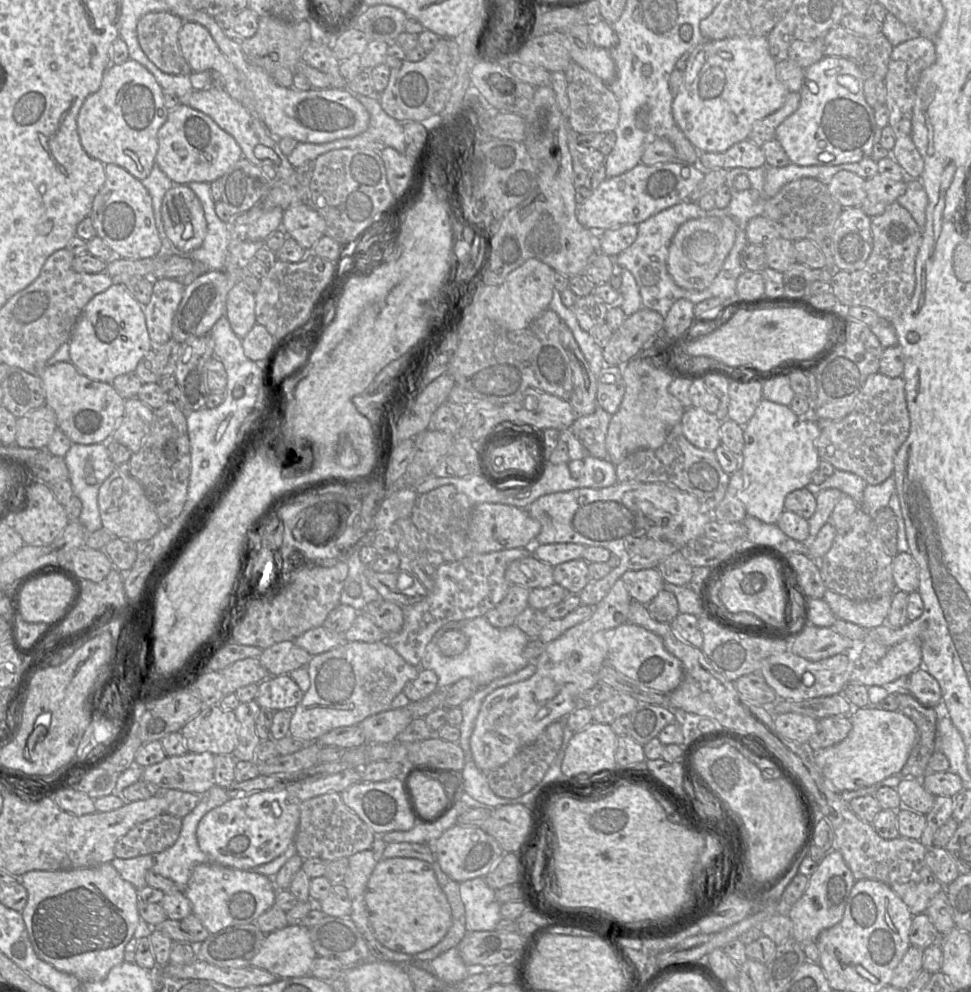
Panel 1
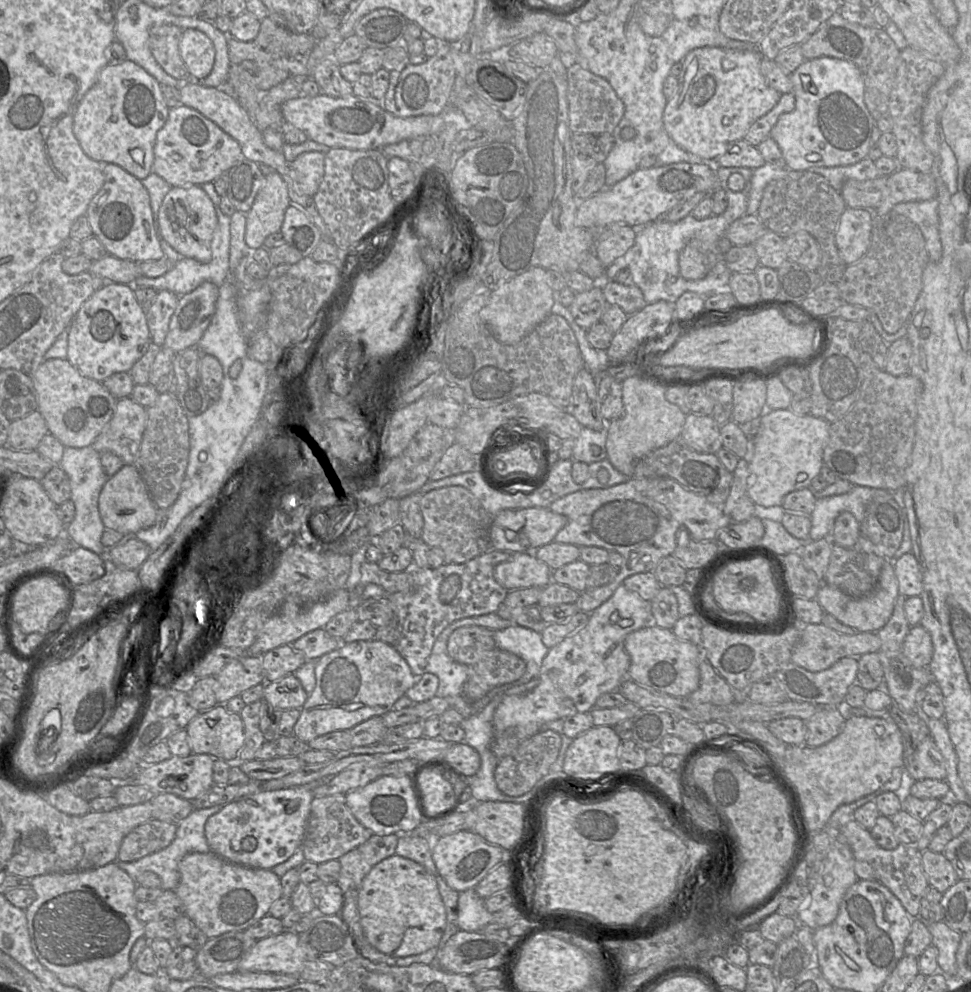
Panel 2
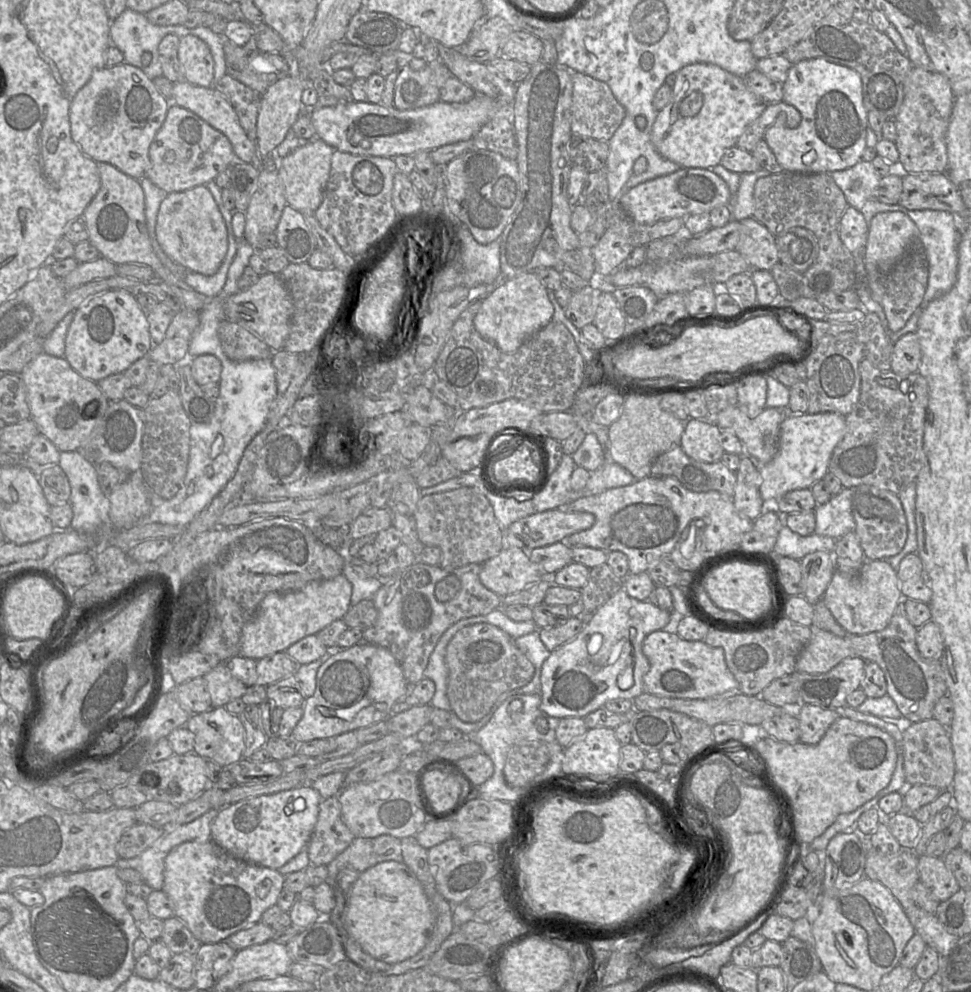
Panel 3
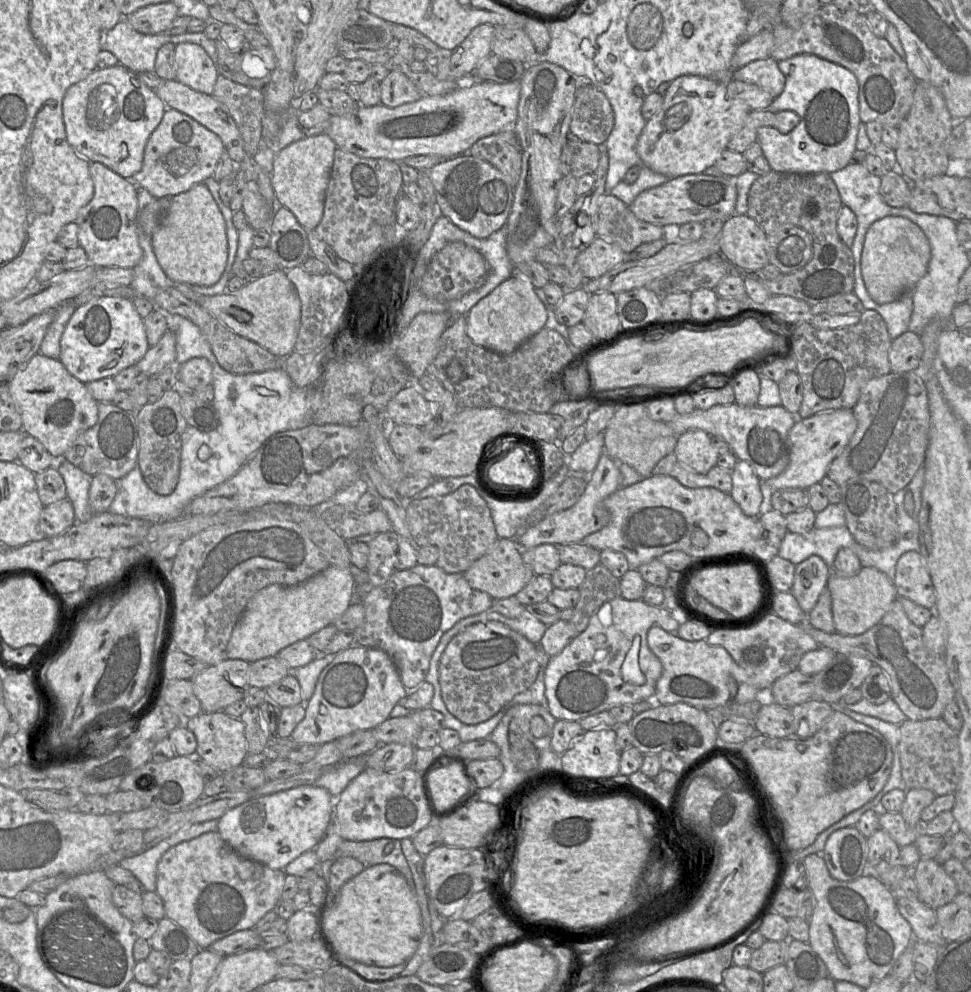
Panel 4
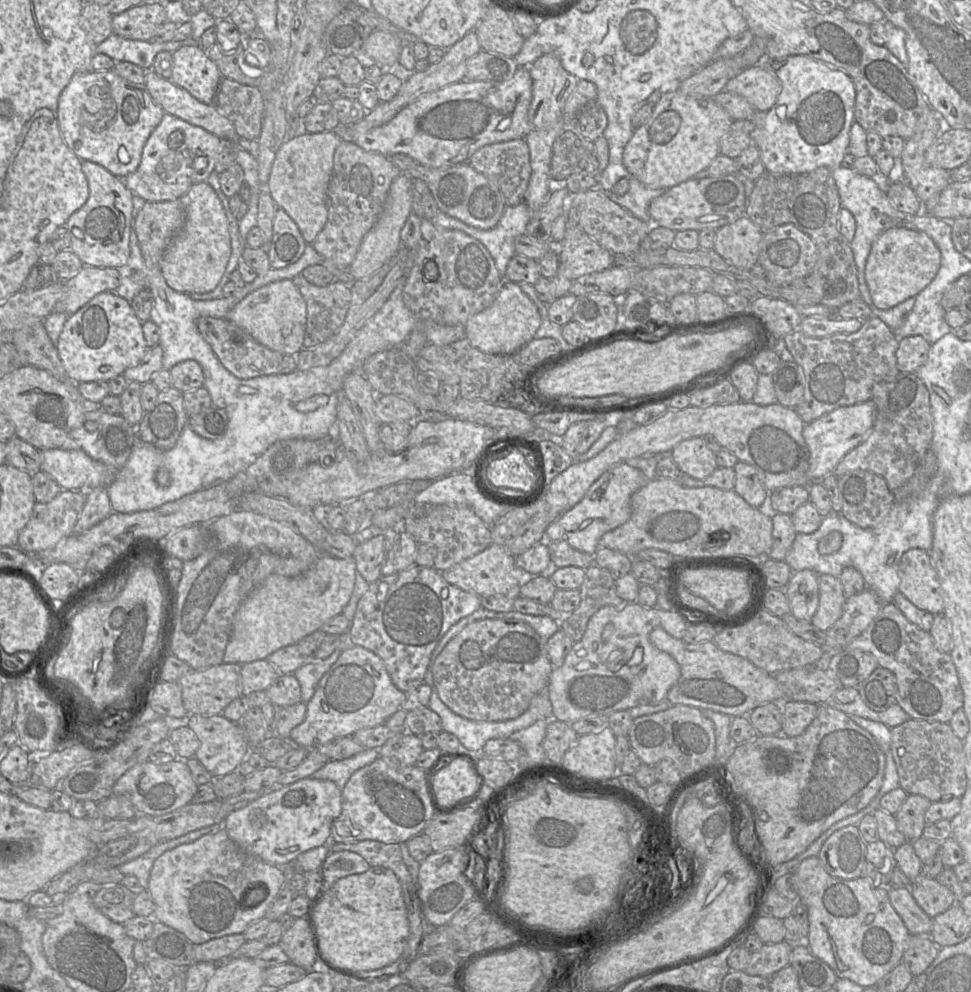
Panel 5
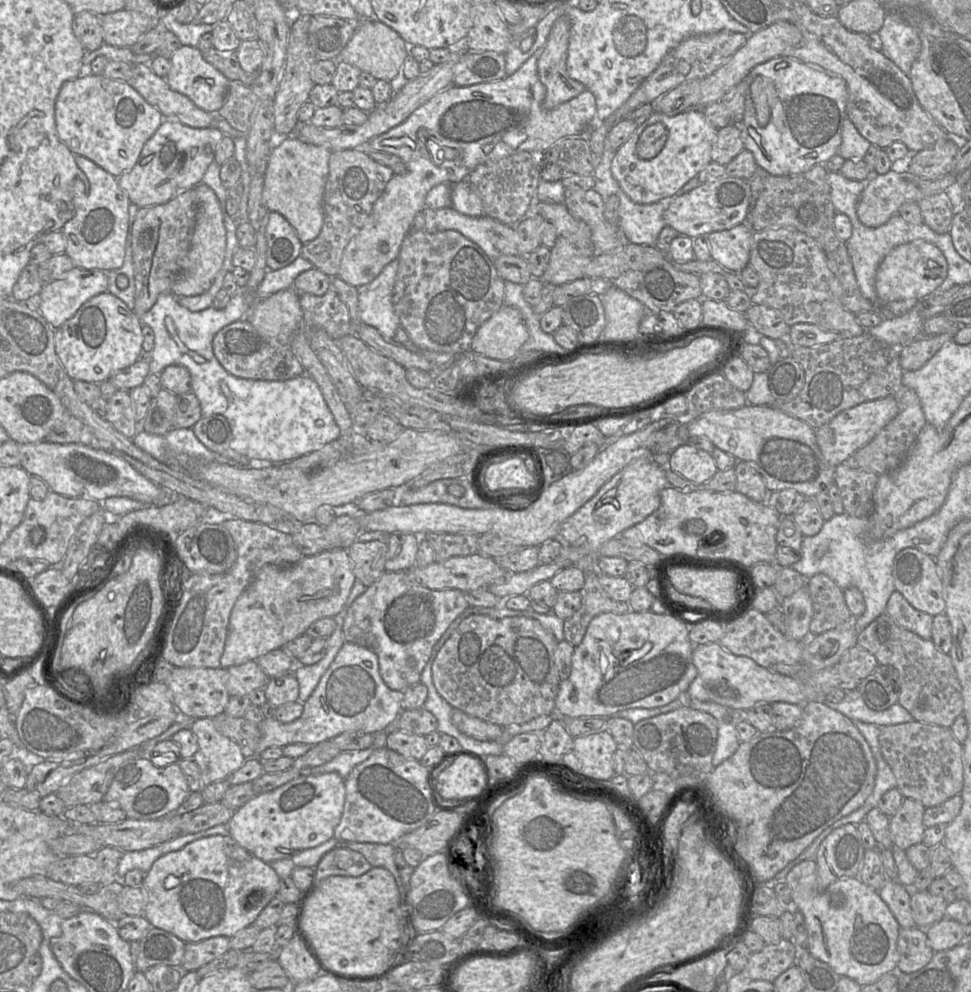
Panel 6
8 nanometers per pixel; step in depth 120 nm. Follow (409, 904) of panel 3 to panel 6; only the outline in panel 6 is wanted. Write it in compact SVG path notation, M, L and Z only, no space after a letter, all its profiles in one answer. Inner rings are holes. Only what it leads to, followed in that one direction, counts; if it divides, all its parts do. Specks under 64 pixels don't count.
M372 867L356 877L323 879L304 898L299 914L303 936L330 969L377 974L400 956L401 897L394 876L383 867Z

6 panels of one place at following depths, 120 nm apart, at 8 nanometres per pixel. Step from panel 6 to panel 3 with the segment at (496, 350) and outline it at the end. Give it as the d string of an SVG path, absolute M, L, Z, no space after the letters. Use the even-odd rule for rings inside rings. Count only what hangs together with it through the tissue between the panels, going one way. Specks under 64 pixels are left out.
M535 272L506 281L490 293L474 317L477 332L505 353L514 353L528 338L544 328L553 318L554 308Z

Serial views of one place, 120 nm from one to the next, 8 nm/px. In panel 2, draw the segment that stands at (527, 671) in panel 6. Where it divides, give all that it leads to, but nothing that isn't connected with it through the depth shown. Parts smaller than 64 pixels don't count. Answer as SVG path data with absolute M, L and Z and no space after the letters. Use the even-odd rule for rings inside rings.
M466 626L453 631L447 641L447 652L453 660L468 668L462 692L469 701L480 699L496 686L518 680L526 670L526 663L522 658L500 650L495 645L493 631L481 626Z

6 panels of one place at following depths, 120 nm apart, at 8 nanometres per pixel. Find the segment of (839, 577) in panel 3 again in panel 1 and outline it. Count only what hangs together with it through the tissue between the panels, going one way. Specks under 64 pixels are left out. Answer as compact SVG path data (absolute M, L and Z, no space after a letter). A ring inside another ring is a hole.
M829 589L826 590L823 599L838 619L857 624L866 630L886 623L892 602L892 596L854 601Z

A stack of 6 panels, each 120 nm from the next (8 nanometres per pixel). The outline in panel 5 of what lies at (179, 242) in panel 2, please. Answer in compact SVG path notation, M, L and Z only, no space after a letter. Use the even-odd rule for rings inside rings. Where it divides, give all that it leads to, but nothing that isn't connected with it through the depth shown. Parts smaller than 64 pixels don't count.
M206 181L192 185L179 199L185 209L185 222L165 249L158 268L173 290L188 295L208 293L219 283L231 254L225 212L216 192Z

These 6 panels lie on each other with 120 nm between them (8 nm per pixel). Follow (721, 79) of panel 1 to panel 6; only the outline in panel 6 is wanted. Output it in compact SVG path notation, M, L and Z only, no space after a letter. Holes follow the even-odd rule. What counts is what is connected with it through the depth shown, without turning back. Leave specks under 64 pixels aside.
M689 109L675 116L654 112L616 151L611 163L612 175L635 203L652 204L674 196L712 162L717 130L706 119L702 109Z

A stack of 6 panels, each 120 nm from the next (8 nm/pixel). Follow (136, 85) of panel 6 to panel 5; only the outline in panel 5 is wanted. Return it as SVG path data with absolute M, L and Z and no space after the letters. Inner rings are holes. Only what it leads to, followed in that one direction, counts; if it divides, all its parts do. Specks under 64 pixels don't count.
M153 69L145 71L145 87L154 102L161 106L165 113L199 126L220 140L237 142L239 137L234 125L214 104L200 102L187 90L158 75Z

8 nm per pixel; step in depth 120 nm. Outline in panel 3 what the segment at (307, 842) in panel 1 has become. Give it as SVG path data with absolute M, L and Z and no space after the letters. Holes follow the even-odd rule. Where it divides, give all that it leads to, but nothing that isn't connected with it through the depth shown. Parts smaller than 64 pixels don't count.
M338 796L322 799L317 822L307 844L310 865L328 865L354 838L342 820Z

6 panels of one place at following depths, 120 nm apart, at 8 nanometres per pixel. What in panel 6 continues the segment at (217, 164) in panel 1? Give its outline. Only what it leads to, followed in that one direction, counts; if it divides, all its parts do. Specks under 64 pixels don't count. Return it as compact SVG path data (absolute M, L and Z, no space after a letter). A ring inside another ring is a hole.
M163 119L156 132L144 144L134 167L117 178L119 187L127 194L130 202L139 208L164 204L179 192L192 189L202 183L204 173L214 161L215 152L223 137L223 133L213 126L193 128L178 121Z

